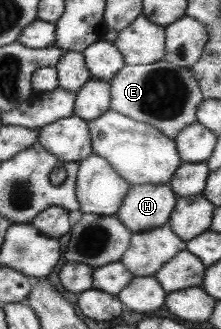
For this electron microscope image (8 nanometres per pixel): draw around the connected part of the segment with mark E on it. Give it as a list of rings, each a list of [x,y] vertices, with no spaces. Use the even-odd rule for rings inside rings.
[[[165,60],[147,65],[124,65],[109,83],[109,109],[154,127],[169,139],[175,139],[184,127],[196,122],[198,104],[203,100],[190,68],[179,67]]]

